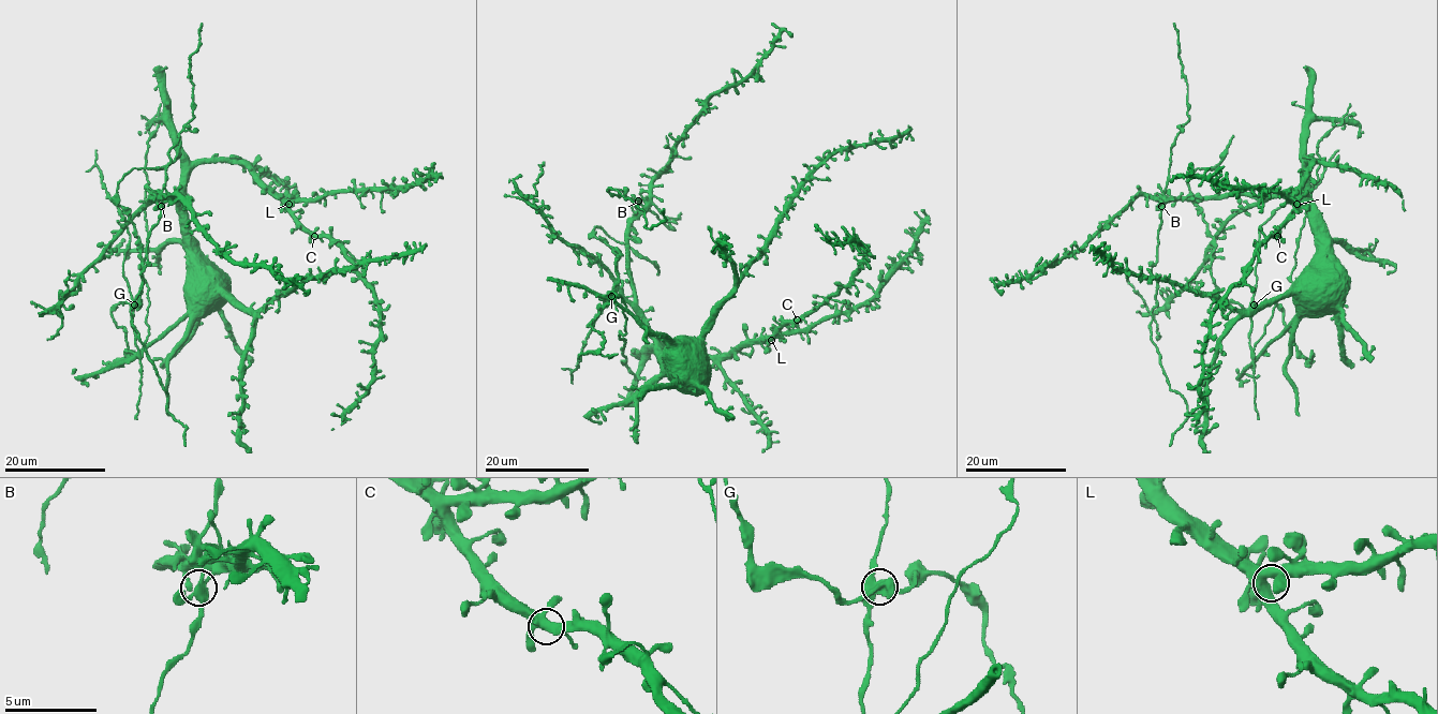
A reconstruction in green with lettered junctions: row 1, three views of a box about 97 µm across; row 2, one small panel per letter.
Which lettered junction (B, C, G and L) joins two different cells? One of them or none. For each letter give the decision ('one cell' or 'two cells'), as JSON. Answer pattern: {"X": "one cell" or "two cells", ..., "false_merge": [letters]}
{"B": "one cell", "C": "one cell", "G": "two cells", "L": "one cell", "false_merge": ["G"]}

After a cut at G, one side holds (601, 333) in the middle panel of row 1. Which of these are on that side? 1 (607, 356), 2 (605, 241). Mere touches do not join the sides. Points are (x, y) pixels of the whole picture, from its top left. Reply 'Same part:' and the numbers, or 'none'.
Same part: 1, 2

